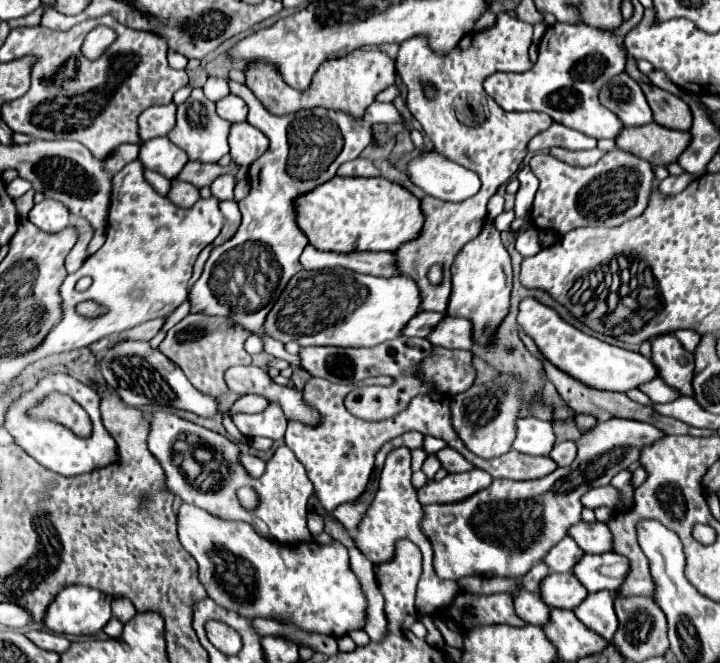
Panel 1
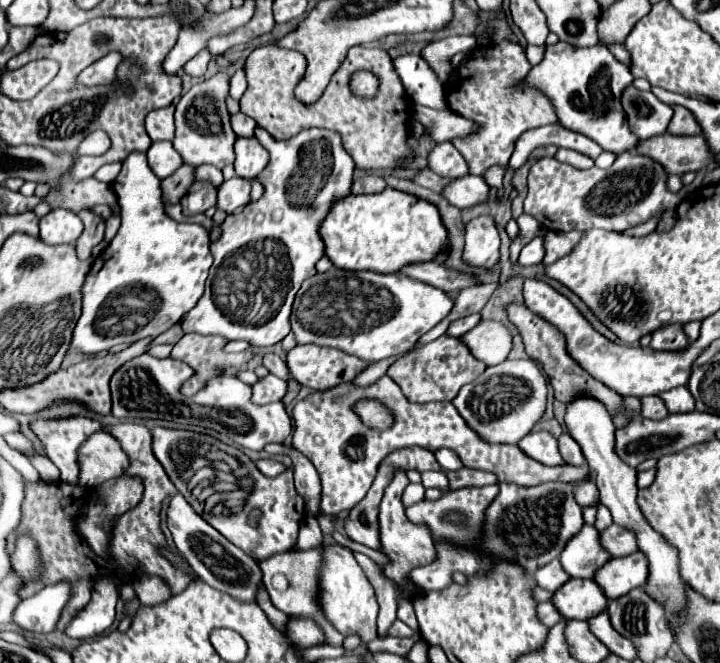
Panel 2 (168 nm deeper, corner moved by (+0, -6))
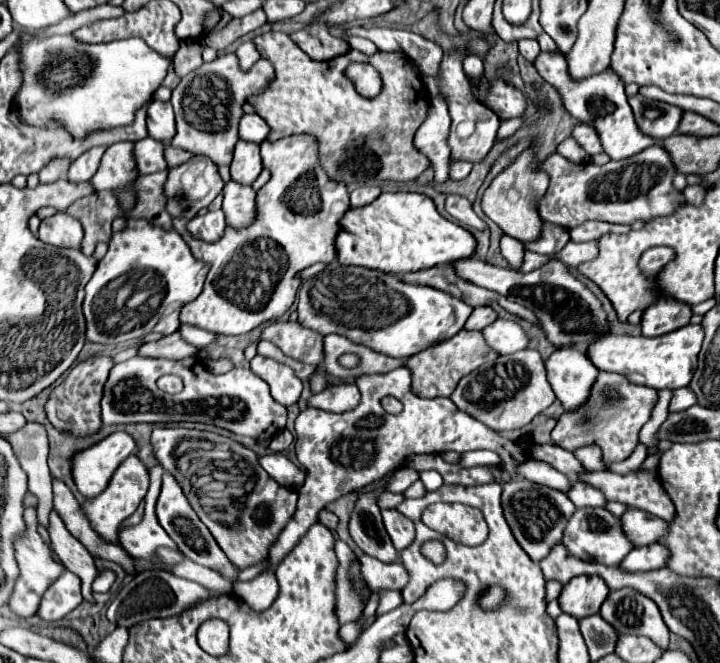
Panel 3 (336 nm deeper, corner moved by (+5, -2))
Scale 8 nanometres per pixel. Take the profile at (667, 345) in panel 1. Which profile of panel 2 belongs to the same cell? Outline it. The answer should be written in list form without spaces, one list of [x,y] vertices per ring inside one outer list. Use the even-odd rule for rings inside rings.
[[[670,324],[654,330],[650,346],[654,350],[684,350],[688,346],[688,336],[684,334],[682,324]]]

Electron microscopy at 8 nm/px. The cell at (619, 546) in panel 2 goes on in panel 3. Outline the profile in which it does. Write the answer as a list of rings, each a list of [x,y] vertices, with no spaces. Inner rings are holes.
[[[629,508],[621,516],[621,522],[623,522],[623,530],[627,530],[627,538],[631,538],[631,542],[635,542],[635,546],[653,544],[667,530],[665,520],[655,518],[653,514],[647,514],[643,510],[633,510],[633,508]]]

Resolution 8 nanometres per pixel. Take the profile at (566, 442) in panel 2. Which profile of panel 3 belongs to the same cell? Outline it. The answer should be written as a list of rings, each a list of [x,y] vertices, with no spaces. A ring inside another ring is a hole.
[[[599,372],[597,382],[591,388],[591,398],[575,412],[563,412],[551,438],[557,446],[573,452],[579,446],[597,445],[601,448],[604,462],[621,462],[637,446],[639,430],[649,420],[651,408],[657,402],[657,392],[647,386],[637,386],[619,374]]]

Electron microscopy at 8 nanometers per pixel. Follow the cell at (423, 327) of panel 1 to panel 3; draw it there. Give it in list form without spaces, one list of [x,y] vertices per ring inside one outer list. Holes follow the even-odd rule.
[[[481,306],[481,308],[473,308],[471,318],[467,318],[467,326],[463,326],[465,330],[483,330],[483,326],[491,324],[497,318],[497,314],[493,312],[493,308],[489,306]]]

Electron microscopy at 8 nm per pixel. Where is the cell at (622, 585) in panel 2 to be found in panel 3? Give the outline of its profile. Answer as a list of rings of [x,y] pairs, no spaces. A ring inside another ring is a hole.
[[[661,544],[641,546],[641,548],[633,548],[631,554],[627,554],[627,558],[619,564],[619,568],[627,572],[649,572],[665,566],[667,556],[669,552]]]

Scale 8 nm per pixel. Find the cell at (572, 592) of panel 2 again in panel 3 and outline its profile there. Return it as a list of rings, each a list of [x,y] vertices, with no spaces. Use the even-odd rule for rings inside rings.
[[[575,576],[567,584],[563,584],[563,590],[557,598],[563,612],[569,616],[575,616],[577,620],[597,614],[603,600],[607,598],[609,588],[599,576]]]

